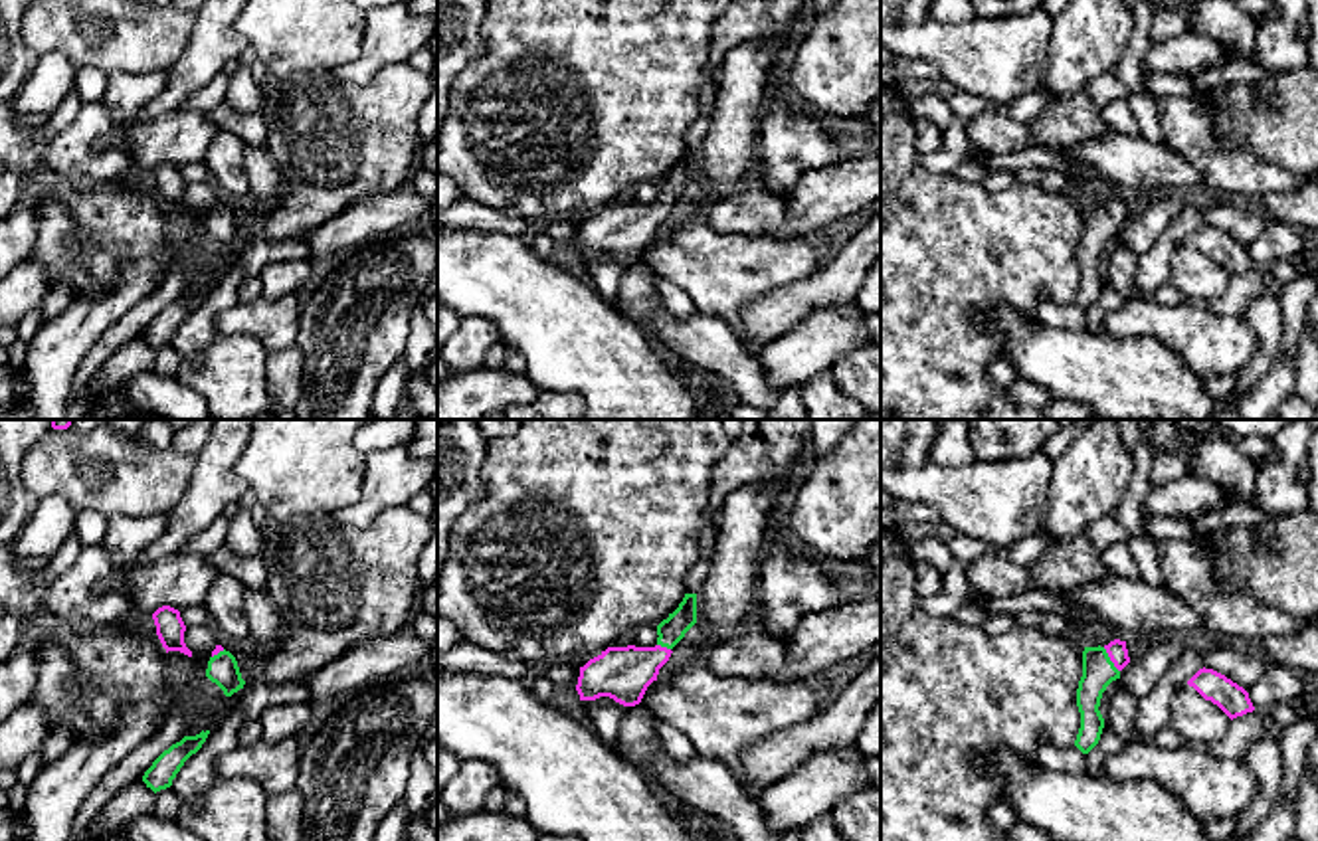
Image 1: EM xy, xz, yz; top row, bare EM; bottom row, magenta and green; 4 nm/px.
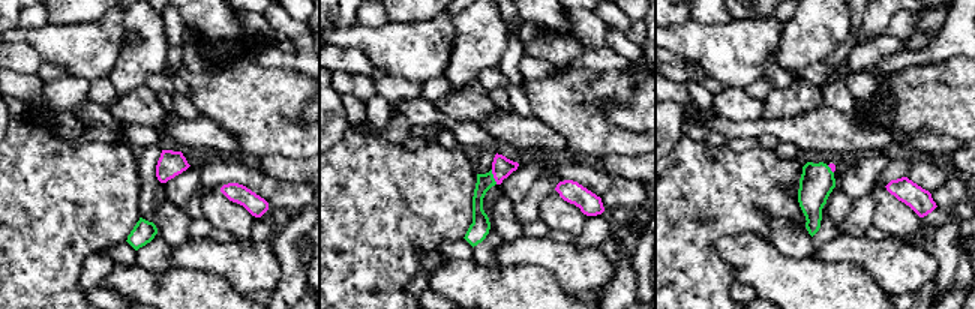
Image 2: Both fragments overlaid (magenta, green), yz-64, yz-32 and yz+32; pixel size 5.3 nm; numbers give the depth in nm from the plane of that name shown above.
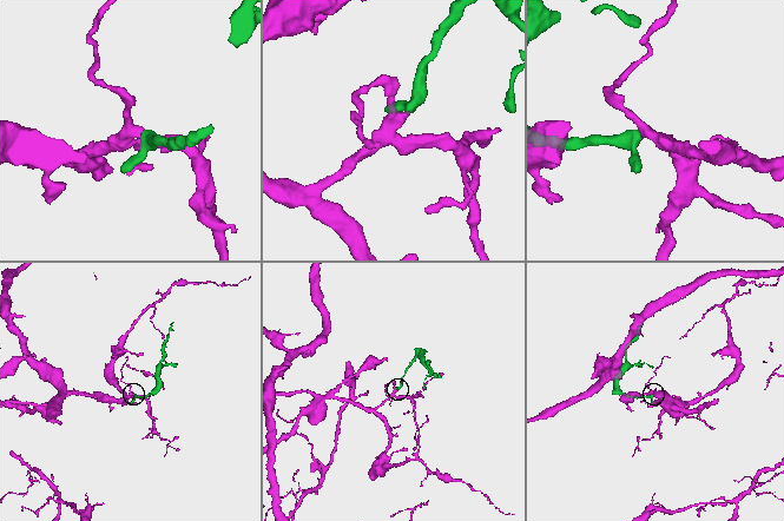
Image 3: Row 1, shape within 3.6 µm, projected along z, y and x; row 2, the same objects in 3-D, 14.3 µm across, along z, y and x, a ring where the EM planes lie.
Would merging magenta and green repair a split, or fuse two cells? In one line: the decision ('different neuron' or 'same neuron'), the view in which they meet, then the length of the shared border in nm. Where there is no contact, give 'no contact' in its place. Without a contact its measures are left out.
same neuron | yz | 120 nm

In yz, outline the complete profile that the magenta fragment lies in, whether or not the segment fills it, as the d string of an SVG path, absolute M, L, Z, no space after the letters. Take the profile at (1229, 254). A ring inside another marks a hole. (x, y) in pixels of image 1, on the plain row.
M1199 226L1187 241L1217 261L1231 277L1255 267L1249 249L1213 226Z

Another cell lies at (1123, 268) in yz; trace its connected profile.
M1124 243L1110 255L1104 279L1122 297L1122 303L1142 301L1142 295L1136 289L1138 265L1140 257Z

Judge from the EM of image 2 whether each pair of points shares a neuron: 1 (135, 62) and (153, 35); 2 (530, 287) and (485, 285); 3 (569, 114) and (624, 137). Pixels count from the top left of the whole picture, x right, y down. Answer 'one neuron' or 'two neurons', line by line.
1: one neuron
2: one neuron
3: one neuron

